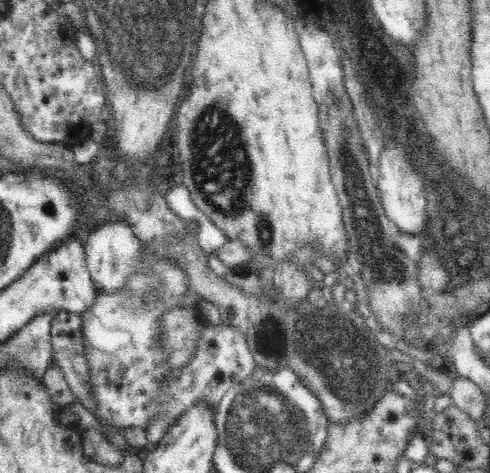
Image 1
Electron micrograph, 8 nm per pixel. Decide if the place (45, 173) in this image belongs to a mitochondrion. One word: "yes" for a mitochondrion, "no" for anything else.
no

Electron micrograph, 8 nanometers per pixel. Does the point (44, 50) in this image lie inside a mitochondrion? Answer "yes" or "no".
no

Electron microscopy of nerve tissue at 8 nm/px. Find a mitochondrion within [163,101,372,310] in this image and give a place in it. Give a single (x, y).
(263, 228)

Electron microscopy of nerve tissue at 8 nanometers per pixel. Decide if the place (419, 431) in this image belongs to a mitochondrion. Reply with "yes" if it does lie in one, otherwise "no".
no

